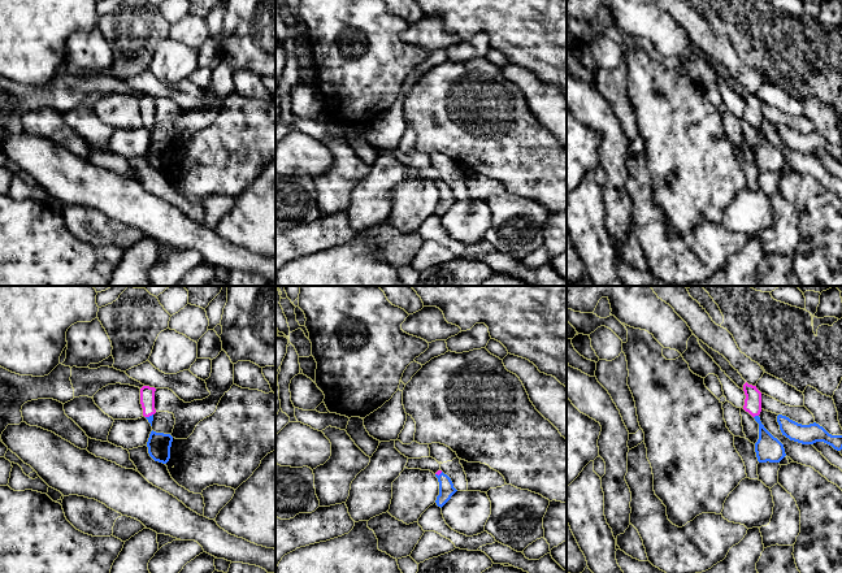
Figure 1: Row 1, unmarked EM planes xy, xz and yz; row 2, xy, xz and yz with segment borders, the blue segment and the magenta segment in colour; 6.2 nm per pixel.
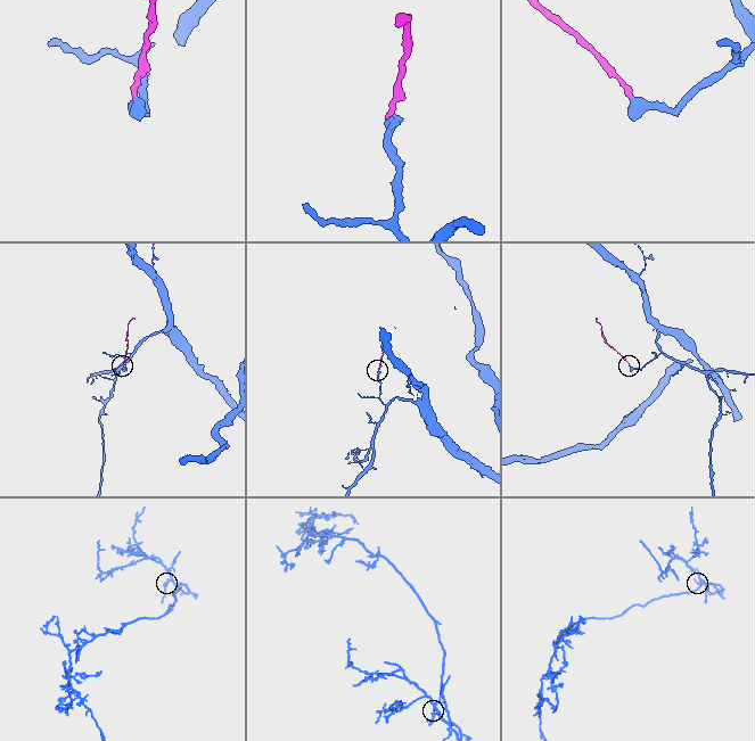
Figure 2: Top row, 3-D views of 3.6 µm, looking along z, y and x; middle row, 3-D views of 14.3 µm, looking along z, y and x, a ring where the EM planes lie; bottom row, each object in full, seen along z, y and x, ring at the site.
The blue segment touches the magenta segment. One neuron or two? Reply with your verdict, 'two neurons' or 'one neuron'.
one neuron

